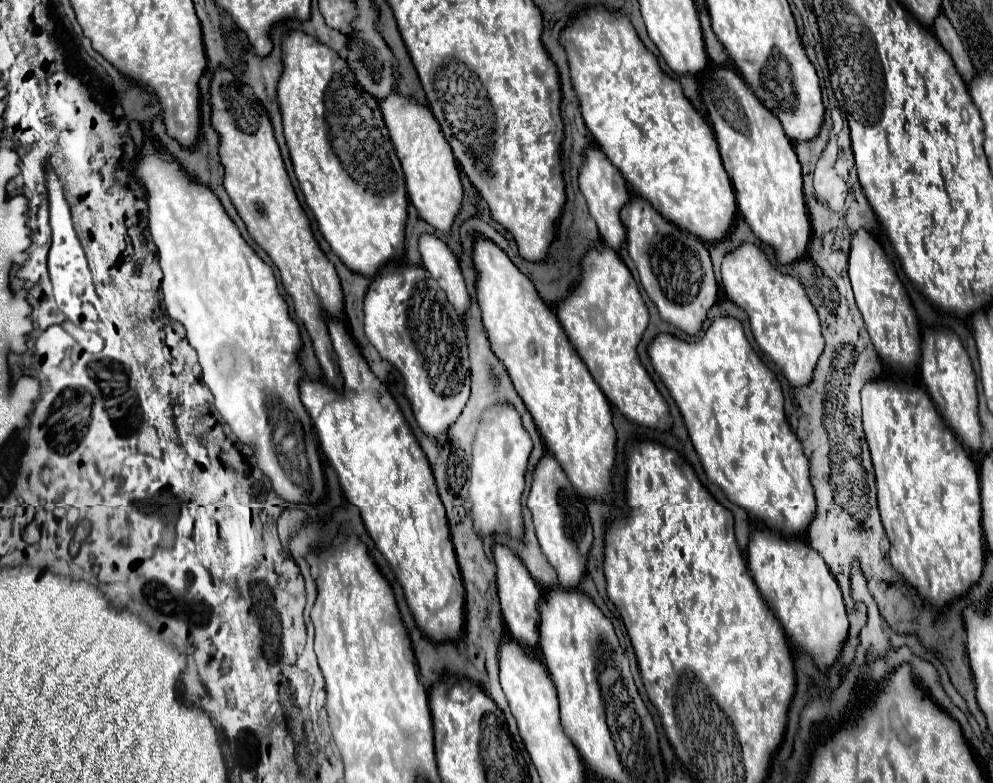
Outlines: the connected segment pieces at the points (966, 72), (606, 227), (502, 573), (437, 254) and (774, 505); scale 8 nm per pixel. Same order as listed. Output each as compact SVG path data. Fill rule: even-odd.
M940 14L940 16L936 18L936 22L934 22L934 34L936 34L936 38L940 40L940 44L944 46L944 50L952 56L952 60L954 60L960 76L962 76L964 82L968 84L968 80L972 80L972 76L974 76L972 62L968 60L968 54L966 54L966 50L964 50L964 46L962 46L960 36L956 34L956 30L952 28L950 20L948 20L944 14Z
M590 146L584 154L586 154L586 162L580 168L580 190L582 190L584 198L586 198L590 216L598 224L602 242L608 248L612 248L612 250L618 252L620 246L622 246L622 242L624 242L624 224L620 224L620 210L628 202L626 180L622 178L622 174L618 172L618 168L614 168L610 164L610 160L604 156L604 152L600 148Z
M496 544L494 546L494 560L498 566L498 596L502 604L502 614L504 614L504 624L508 634L524 648L534 650L538 646L538 624L540 624L540 614L538 614L538 602L540 602L540 590L536 582L532 580L530 572L522 564L522 560L506 546Z
M434 234L420 236L420 252L422 252L424 268L432 274L432 278L436 278L440 288L446 292L448 302L456 308L460 318L464 318L470 306L470 296L456 256Z
M732 316L714 318L704 336L696 342L686 342L672 334L658 334L648 348L648 354L654 370L660 374L684 416L690 440L710 482L720 486L726 498L742 506L750 518L766 522L774 532L782 536L802 534L816 514L808 458L786 420L780 384L748 344L742 324Z

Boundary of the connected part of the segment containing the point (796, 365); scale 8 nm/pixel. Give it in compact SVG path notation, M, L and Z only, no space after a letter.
M742 244L722 260L722 282L728 298L744 308L750 318L752 334L764 352L786 376L790 386L810 384L814 366L824 350L818 314L810 304L802 284L790 274L778 272L766 254L754 244Z

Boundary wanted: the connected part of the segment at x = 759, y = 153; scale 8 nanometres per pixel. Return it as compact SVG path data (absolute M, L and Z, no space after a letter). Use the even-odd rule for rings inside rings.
M708 66L698 74L698 88L744 220L756 238L774 250L778 262L790 264L804 258L812 224L804 204L800 162L784 128L780 128L780 120L760 104L748 84L730 68Z

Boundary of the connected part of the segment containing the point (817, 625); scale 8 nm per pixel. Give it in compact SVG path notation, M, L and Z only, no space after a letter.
M754 530L748 544L748 570L786 636L812 656L820 672L828 672L848 636L848 616L838 582L822 556L802 540L786 540L770 530Z

